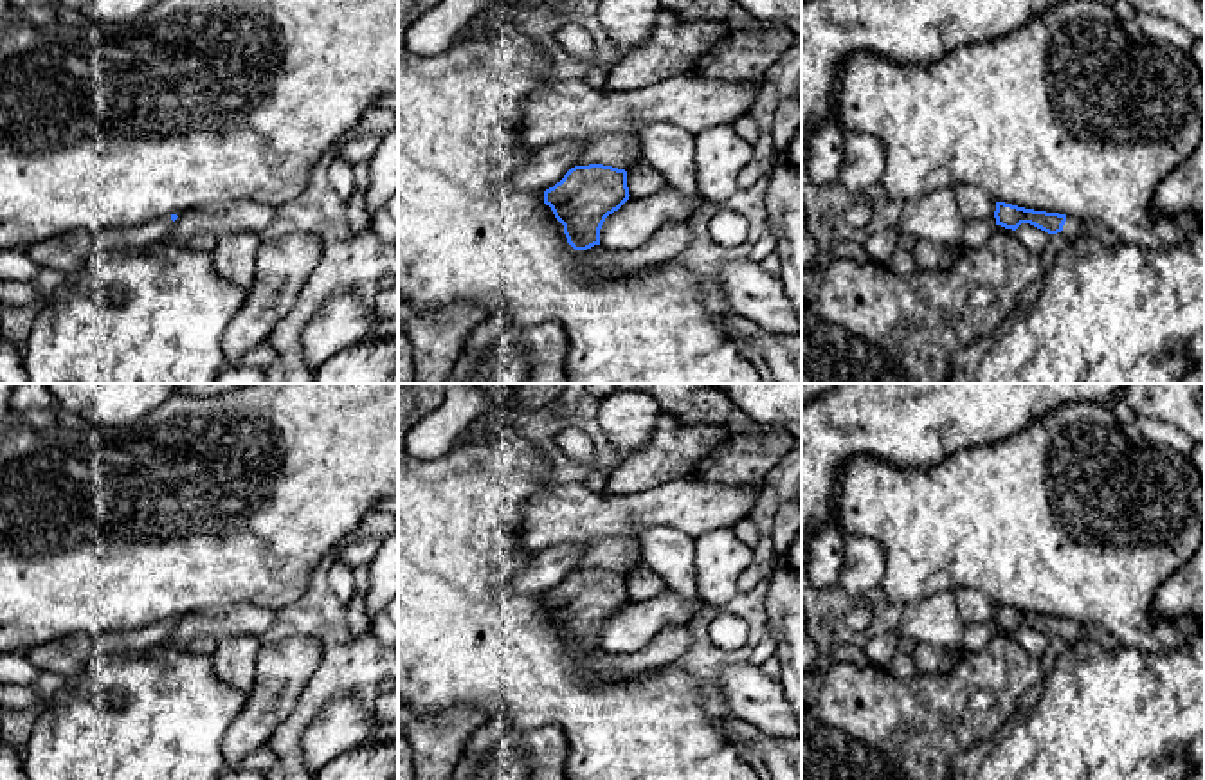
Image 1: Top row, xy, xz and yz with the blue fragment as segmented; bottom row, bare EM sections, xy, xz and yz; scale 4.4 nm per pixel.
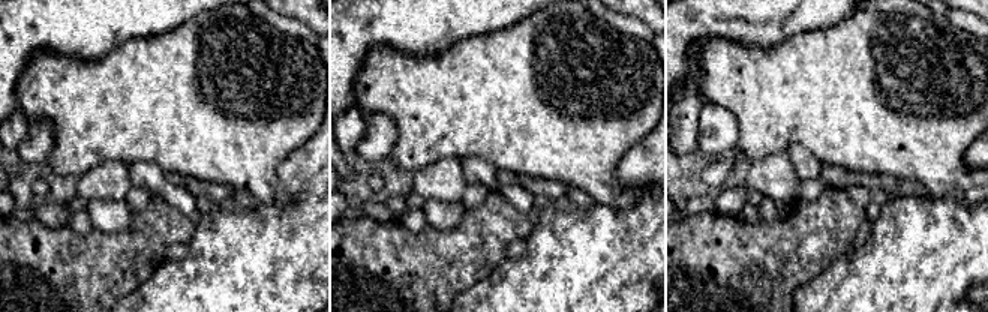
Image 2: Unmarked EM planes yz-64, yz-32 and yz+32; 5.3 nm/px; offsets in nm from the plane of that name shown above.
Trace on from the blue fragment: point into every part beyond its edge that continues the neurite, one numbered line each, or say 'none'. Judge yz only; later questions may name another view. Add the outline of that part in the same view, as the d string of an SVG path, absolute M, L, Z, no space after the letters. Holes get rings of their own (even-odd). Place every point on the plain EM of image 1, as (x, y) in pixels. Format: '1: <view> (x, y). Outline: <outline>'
1: yz (1072, 631). Outline: M1066 620L1066 625L1063 629L1063 634L1061 634L1061 639L1066 643L1066 645L1072 645L1075 643L1077 639L1083 638L1083 625L1074 621L1074 620Z

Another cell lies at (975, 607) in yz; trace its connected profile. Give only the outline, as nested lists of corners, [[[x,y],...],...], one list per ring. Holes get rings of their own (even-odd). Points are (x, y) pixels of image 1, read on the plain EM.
[[[955,587],[955,603],[965,625],[991,623],[996,627],[996,603],[973,587]]]

